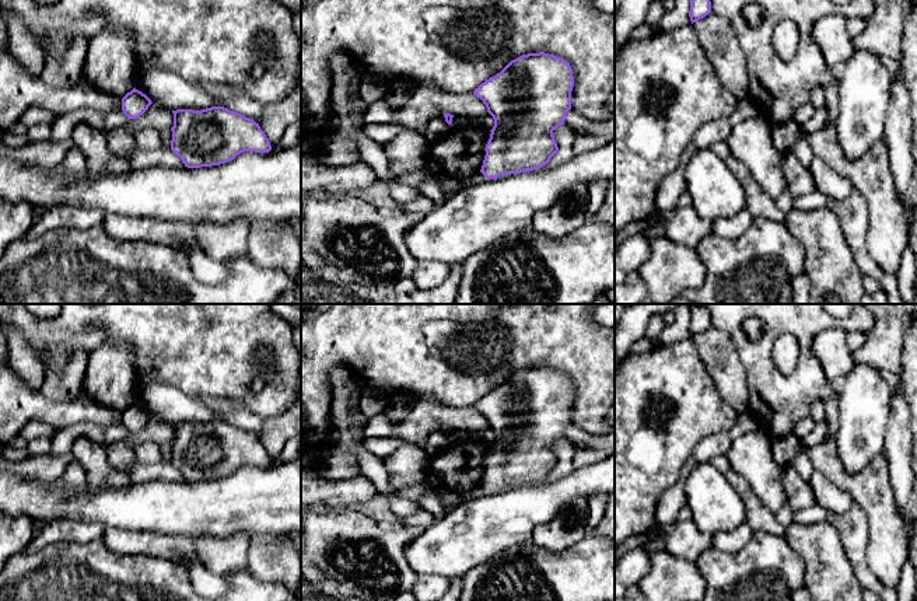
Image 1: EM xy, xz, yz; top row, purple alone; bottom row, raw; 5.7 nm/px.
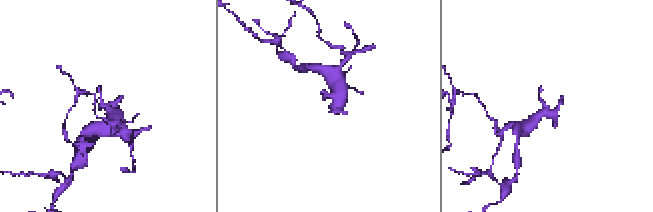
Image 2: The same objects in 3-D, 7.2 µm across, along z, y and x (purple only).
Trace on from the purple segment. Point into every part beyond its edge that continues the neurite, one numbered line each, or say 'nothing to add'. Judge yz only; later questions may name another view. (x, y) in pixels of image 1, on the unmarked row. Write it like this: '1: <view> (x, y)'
nothing to add

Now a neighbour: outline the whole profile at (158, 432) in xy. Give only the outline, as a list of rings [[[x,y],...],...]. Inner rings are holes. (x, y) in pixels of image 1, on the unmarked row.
[[[151,417],[143,429],[136,433],[126,433],[122,438],[134,448],[141,443],[155,443],[161,447],[174,440],[174,427],[169,423]]]

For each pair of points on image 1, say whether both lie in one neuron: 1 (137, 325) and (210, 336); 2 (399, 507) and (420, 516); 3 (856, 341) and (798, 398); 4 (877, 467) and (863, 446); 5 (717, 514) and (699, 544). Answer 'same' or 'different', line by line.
1: same
2: different
3: different
4: different
5: different

